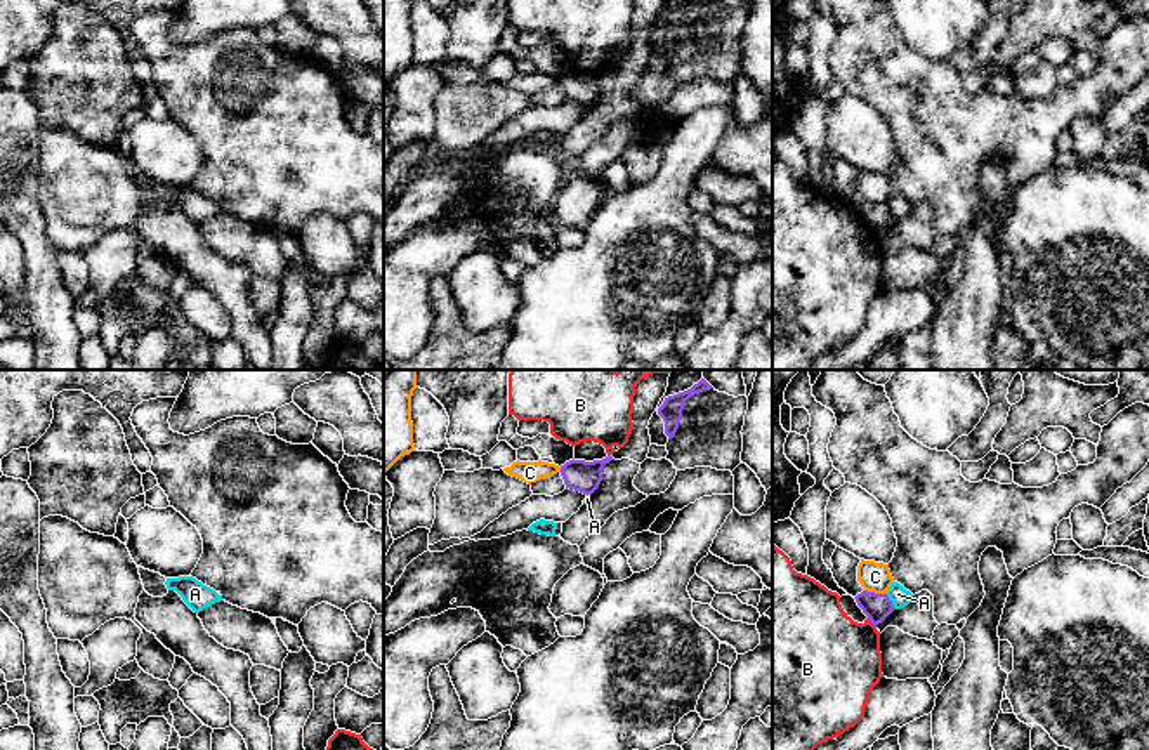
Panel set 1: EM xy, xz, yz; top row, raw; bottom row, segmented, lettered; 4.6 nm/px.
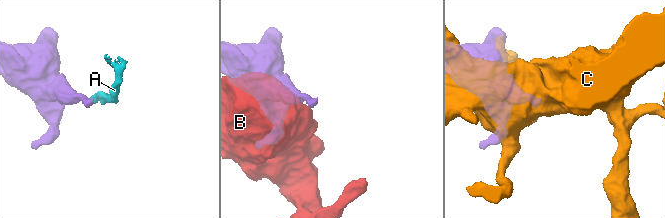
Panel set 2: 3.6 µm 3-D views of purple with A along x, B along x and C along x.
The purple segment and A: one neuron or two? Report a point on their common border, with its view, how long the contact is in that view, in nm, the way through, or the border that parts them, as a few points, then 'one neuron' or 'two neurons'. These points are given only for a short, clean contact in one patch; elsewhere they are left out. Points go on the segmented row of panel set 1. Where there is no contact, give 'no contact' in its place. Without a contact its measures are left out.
yz (891, 601) | 90 nm | along yz (886, 594), (896, 608) | two neurons

